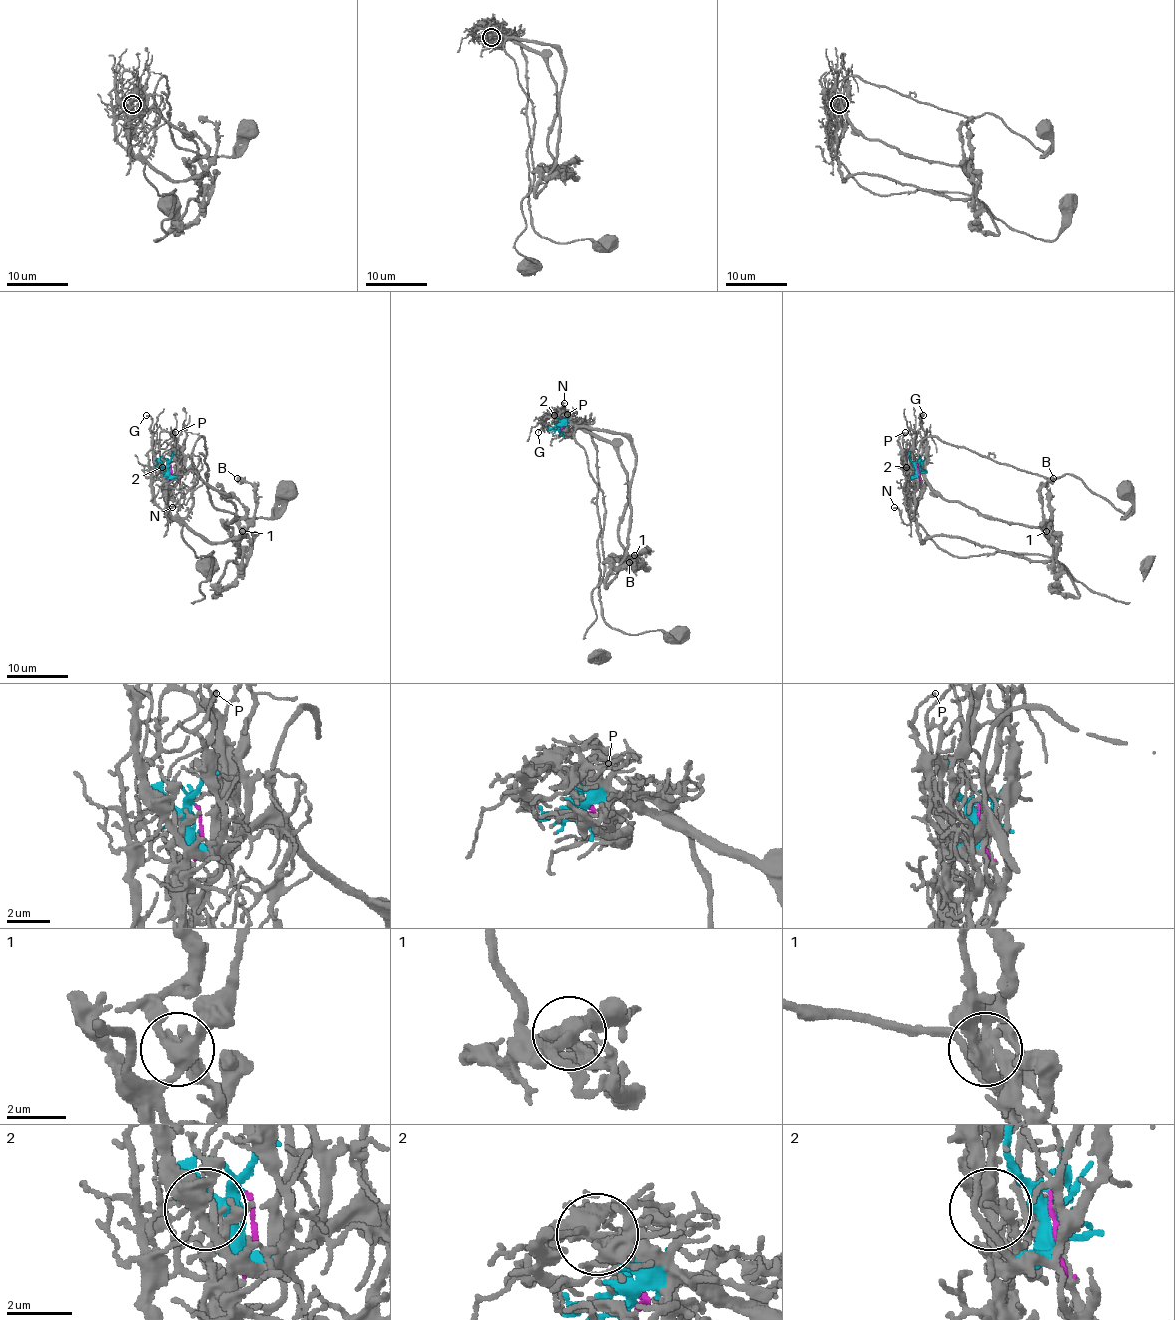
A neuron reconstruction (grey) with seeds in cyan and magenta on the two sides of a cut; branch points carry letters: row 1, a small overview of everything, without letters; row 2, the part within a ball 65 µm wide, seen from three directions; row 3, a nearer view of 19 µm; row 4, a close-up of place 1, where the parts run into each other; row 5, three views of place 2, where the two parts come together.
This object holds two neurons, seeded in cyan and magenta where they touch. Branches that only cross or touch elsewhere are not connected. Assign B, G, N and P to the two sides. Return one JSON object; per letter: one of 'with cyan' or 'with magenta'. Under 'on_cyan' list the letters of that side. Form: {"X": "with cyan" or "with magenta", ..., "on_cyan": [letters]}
{"B": "with cyan", "G": "with cyan", "N": "with magenta", "P": "with cyan", "on_cyan": ["B", "G", "P"]}

